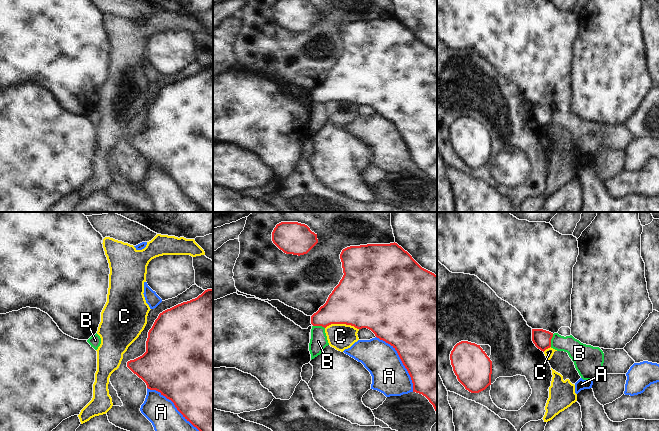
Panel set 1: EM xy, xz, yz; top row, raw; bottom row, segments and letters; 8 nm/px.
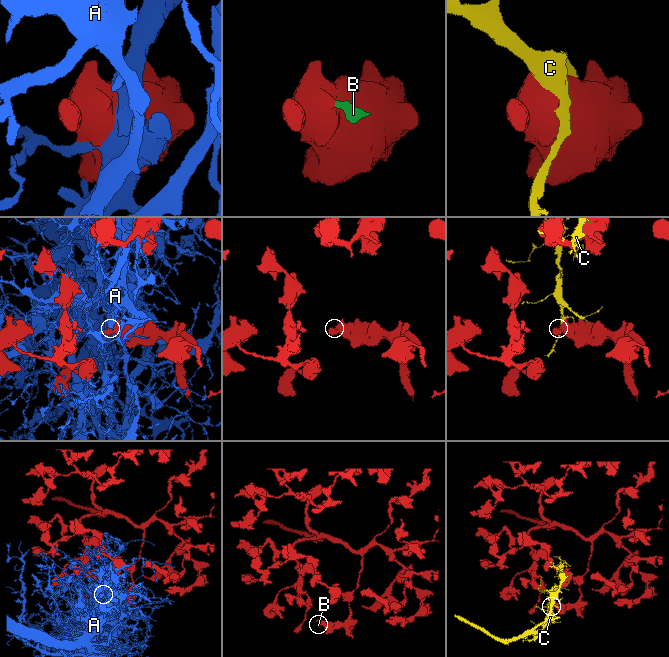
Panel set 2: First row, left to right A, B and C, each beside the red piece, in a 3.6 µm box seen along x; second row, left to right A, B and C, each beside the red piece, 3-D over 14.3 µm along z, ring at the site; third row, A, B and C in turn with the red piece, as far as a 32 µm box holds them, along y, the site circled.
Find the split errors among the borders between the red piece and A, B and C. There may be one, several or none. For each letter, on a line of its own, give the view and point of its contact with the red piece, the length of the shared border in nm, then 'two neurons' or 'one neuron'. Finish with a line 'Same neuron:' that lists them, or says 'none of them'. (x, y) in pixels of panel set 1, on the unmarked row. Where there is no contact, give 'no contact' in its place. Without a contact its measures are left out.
A: contact xz (401, 136); length 550 nm; two neurons
B: contact yz (550, 116); length 110 nm; two neurons
C: contact xz (342, 99); length 280 nm; two neurons
Same neuron: none of them

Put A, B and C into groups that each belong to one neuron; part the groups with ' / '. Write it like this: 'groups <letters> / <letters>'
groups A / B / C

